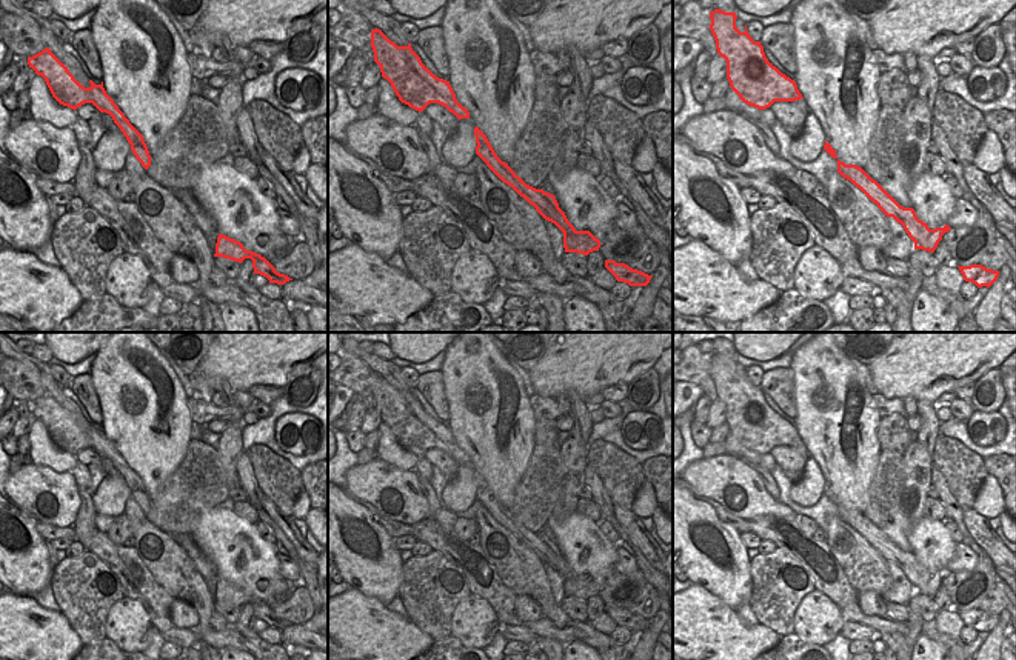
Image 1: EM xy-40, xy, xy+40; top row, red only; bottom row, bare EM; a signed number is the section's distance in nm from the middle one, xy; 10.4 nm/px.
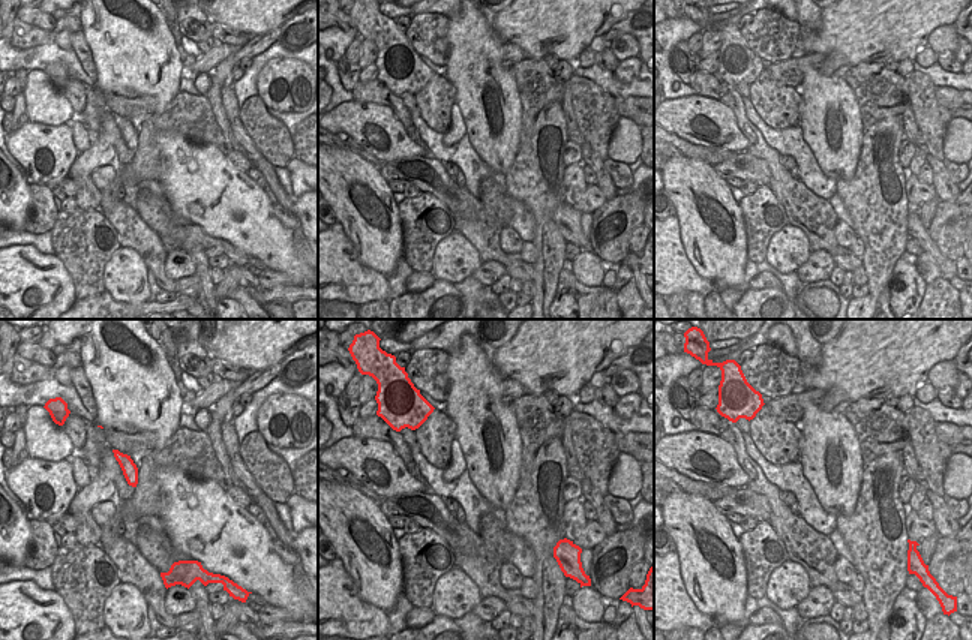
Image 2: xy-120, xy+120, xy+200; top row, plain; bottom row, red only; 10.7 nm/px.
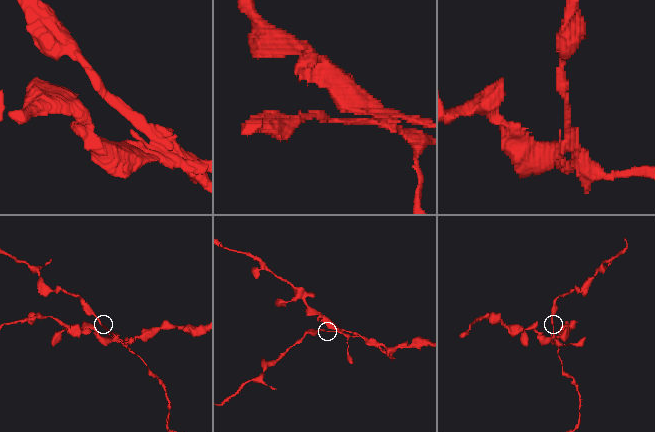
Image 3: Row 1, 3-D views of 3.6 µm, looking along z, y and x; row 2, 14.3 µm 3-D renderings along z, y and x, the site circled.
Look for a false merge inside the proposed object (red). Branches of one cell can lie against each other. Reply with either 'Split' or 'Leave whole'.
Split.

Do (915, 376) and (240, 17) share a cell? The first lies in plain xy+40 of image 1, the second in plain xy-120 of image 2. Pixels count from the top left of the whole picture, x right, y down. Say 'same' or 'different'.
same

